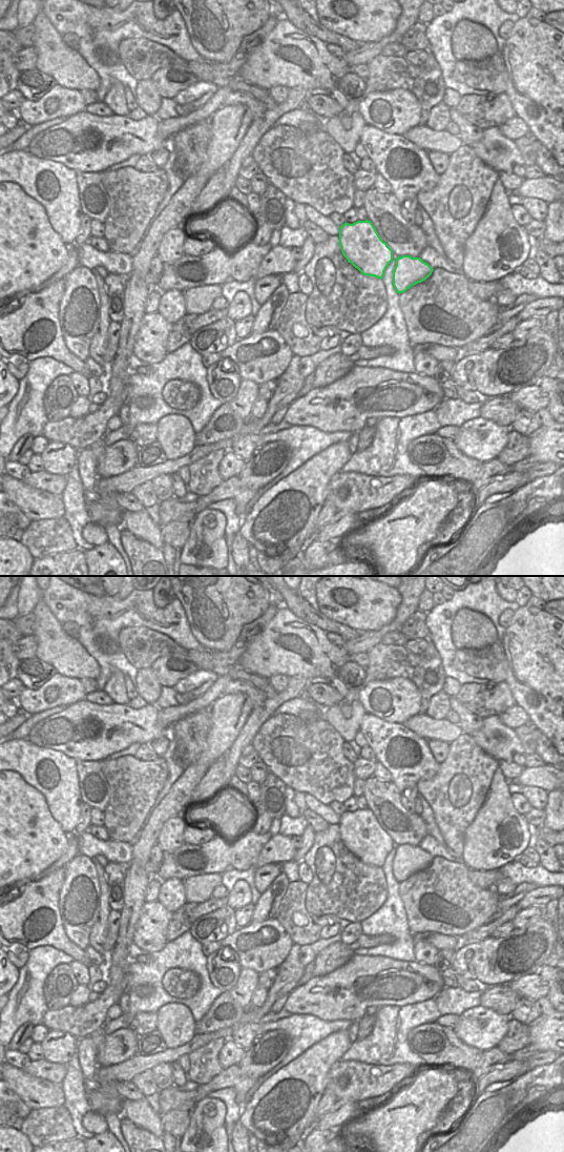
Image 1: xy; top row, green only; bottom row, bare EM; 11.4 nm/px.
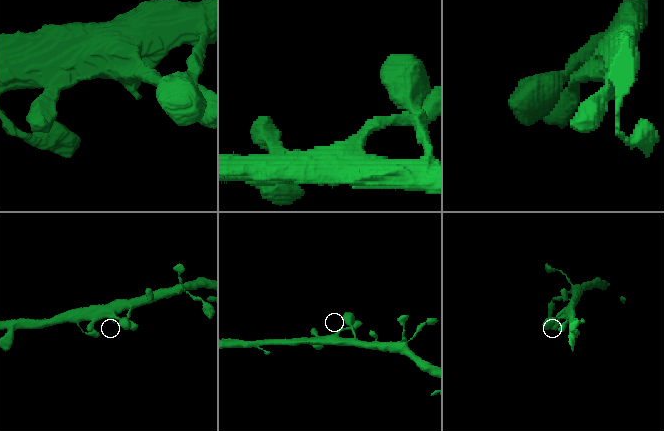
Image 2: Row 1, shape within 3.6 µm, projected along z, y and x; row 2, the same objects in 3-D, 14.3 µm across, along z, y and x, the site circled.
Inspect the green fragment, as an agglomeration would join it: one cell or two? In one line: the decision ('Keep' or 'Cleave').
Keep.

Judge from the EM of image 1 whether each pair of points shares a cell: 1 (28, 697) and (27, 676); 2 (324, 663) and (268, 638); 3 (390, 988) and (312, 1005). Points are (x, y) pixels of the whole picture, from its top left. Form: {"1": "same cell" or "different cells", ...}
{"1": "different cells", "2": "same cell", "3": "same cell"}

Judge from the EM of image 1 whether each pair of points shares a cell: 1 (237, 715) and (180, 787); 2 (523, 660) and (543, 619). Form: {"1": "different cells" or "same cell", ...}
{"1": "same cell", "2": "same cell"}

